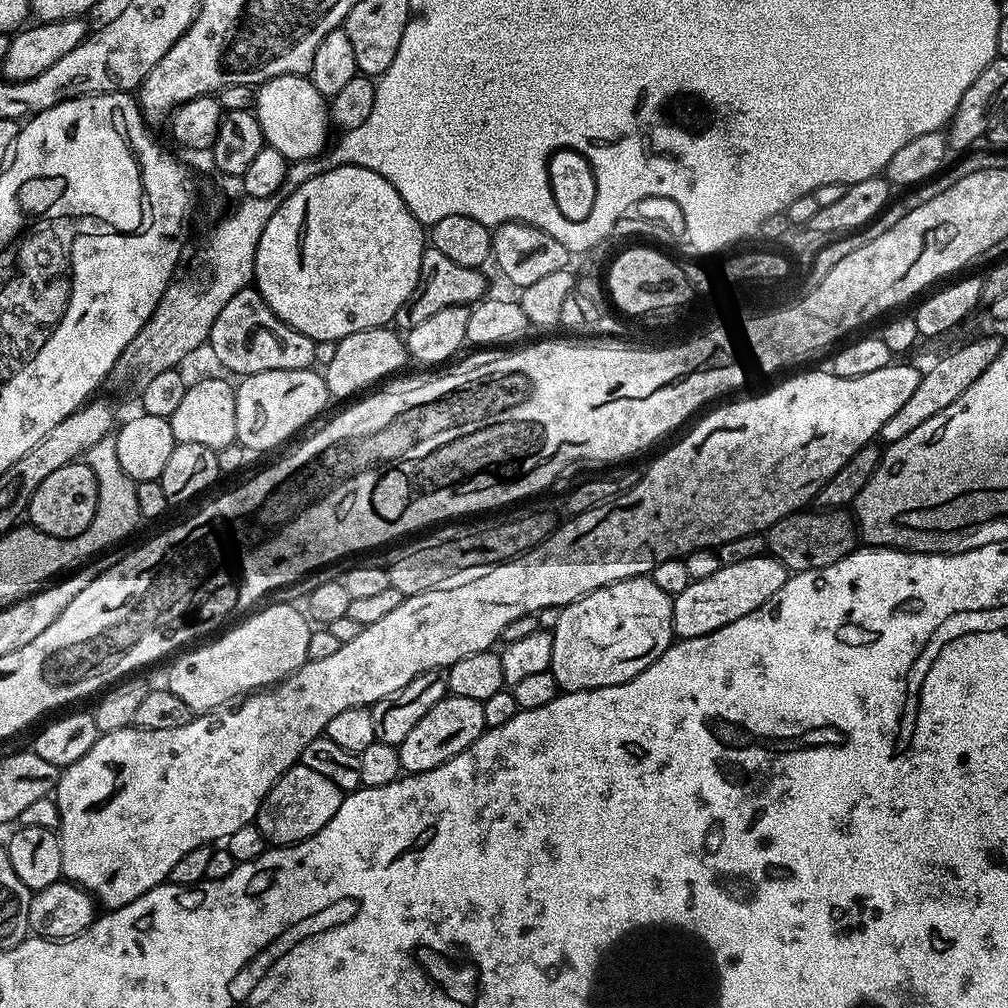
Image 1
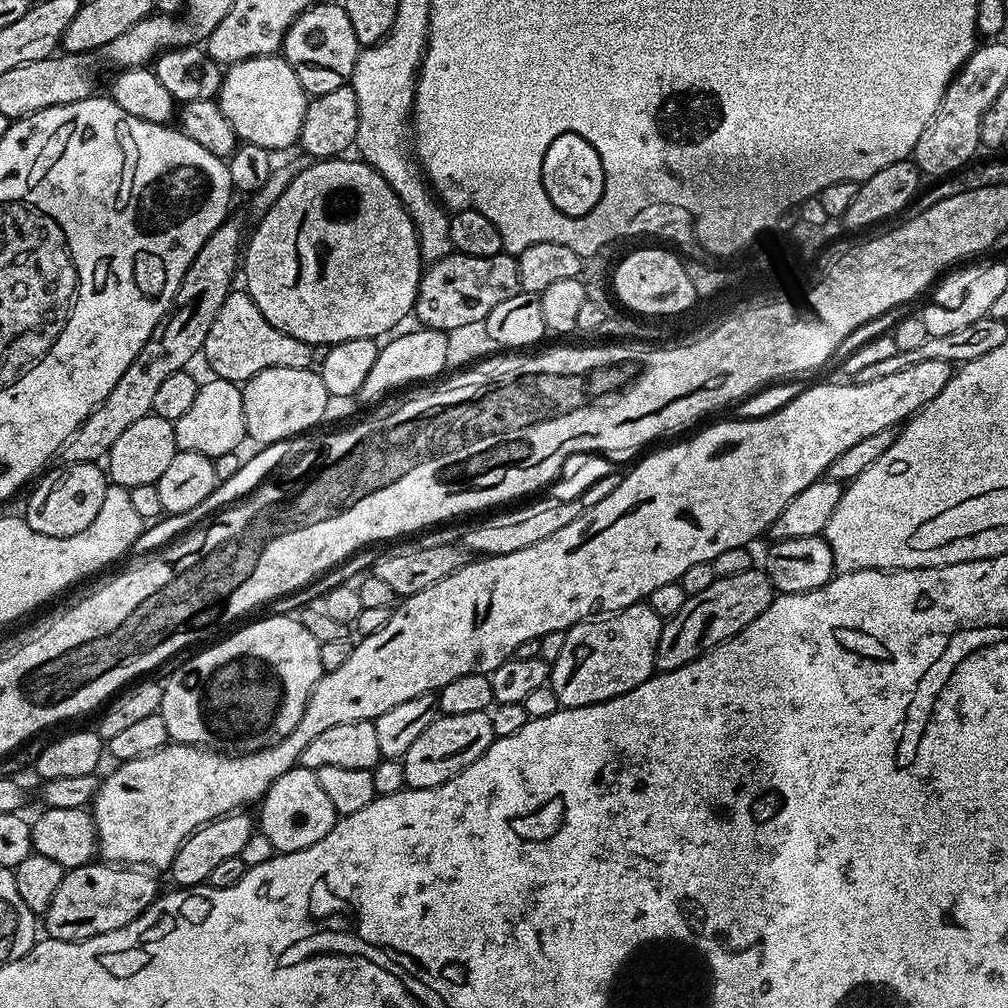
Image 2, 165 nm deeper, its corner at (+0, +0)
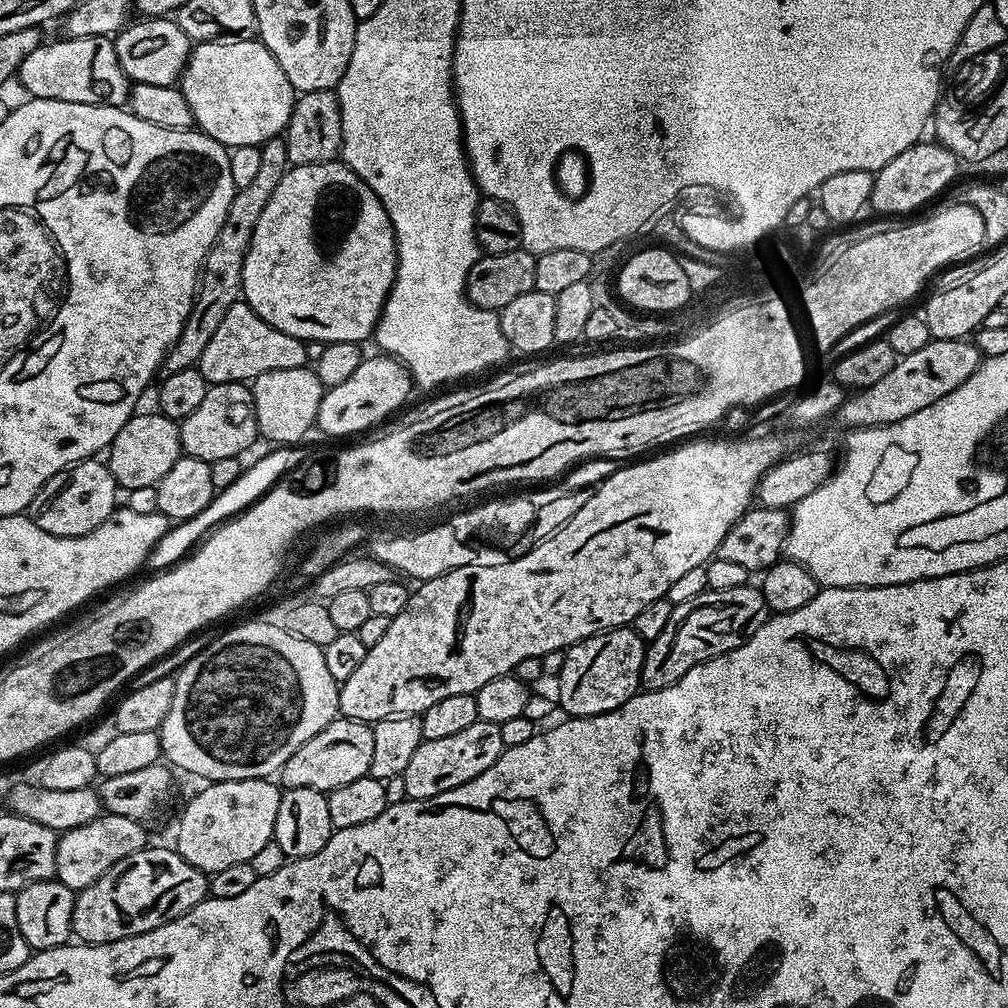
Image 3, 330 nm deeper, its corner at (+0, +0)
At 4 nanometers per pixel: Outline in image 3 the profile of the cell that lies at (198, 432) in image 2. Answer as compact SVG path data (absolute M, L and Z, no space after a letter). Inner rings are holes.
M247 383L214 384L206 390L206 398L186 419L179 421L180 446L183 455L204 460L207 464L218 458L243 457L244 451L258 440L256 407L251 387Z

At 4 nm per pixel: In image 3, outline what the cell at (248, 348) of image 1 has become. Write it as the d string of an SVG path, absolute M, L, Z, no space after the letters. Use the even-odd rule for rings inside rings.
M237 302L234 306L230 306L230 310L226 310L226 315L222 317L218 330L214 330L214 335L211 336L210 343L206 345L206 350L202 350L202 358L198 367L202 378L206 378L209 385L251 382L270 370L294 370L305 367L308 360L304 343L305 341L270 326L270 322L261 318L249 304Z

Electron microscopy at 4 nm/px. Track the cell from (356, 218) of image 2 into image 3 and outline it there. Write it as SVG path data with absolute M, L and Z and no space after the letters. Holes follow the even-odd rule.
M343 162L331 164L297 164L289 167L285 172L282 182L270 194L270 202L266 202L266 210L262 210L262 218L258 218L258 226L254 226L254 238L250 242L250 250L246 254L244 263L244 291L242 293L243 303L261 316L270 326L290 334L294 338L307 341L320 339L326 344L334 342L354 342L360 344L364 339L371 337L376 331L376 324L380 320L380 311L384 309L386 298L390 294L392 284L396 280L396 235L392 229L390 218L382 206L382 202L366 186L358 174L354 174Z

